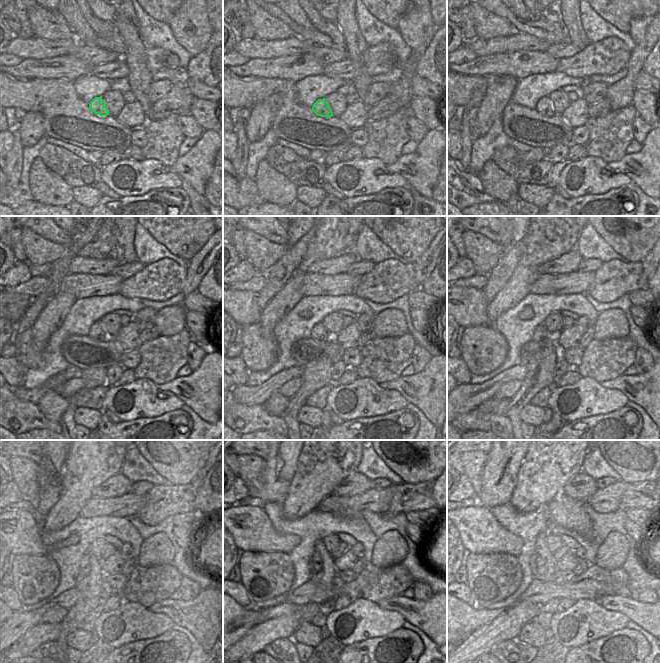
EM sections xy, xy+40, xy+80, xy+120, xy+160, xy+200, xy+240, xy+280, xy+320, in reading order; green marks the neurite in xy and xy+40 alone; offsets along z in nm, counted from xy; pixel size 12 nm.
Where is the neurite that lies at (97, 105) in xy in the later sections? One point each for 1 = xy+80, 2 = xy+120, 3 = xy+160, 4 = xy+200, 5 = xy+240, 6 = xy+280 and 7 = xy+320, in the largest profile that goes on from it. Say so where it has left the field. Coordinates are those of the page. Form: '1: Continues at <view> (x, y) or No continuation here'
1: Continues at xy+80 (544, 107)
2: Continues at xy+120 (96, 332)
3: Continues at xy+160 (319, 333)
4: Continues at xy+200 (541, 334)
5: Continues at xy+240 (89, 558)
6: Continues at xy+280 (316, 563)
7: Continues at xy+320 (540, 563).

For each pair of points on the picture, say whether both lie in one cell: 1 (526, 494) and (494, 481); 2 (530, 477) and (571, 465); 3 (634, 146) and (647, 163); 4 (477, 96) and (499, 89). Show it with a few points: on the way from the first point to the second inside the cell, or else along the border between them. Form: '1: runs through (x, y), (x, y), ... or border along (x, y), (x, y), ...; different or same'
1: border along (520, 466), (517, 472), (517, 483), (508, 502); different
2: runs through (540, 475), (550, 465), (561, 465); same
3: border along (642, 144), (638, 151), (626, 154); different
4: border along (487, 88), (484, 97), (477, 106); different

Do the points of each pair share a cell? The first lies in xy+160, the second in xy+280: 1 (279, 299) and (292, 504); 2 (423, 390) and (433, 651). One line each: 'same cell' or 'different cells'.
1: same cell
2: different cells

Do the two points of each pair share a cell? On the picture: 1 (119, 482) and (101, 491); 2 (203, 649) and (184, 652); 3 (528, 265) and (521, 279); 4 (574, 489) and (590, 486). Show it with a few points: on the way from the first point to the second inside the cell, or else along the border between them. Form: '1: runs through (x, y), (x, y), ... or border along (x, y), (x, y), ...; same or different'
1: runs through (115, 486), (105, 490); same
2: border along (183, 630), (194, 642), (196, 652); different
3: runs through (526, 268), (523, 276); same
4: runs through (578, 487), (586, 486); same

